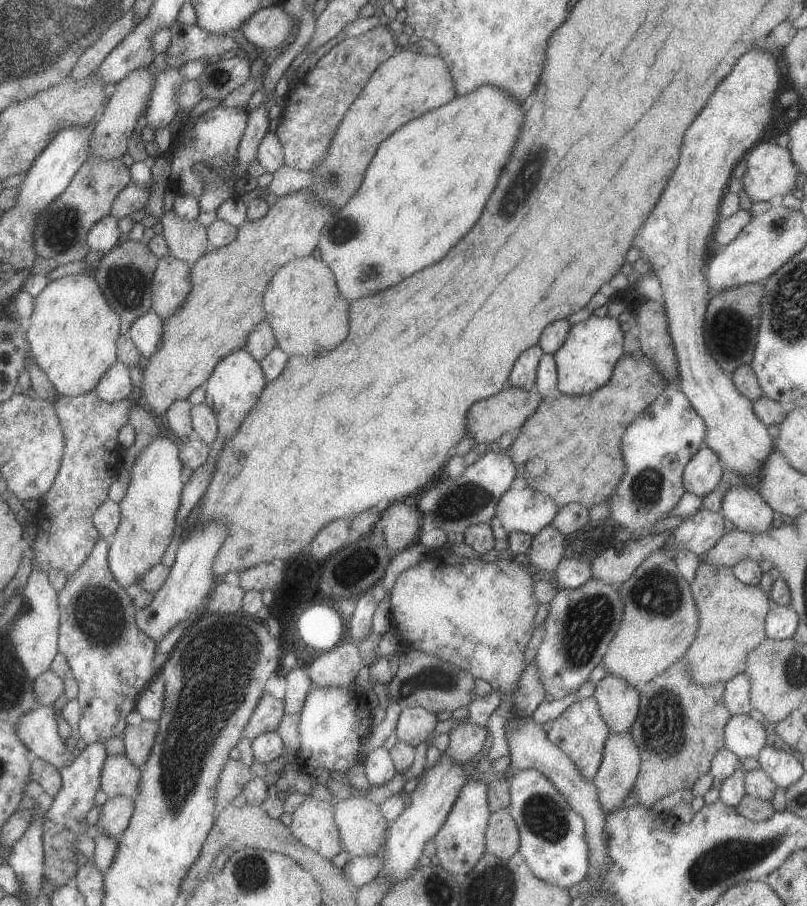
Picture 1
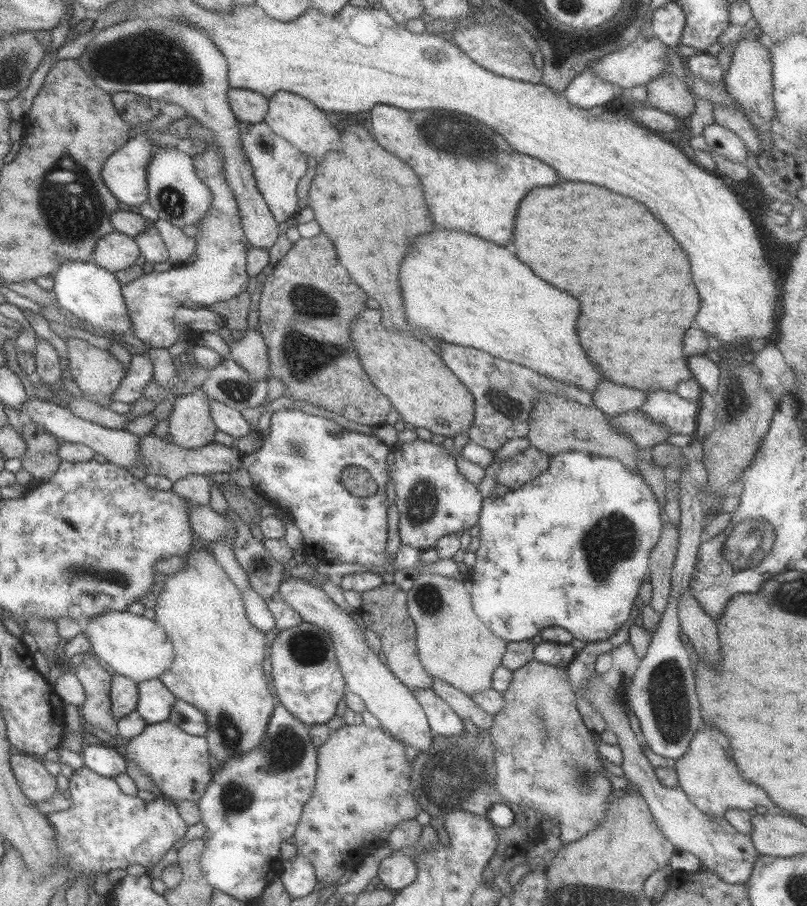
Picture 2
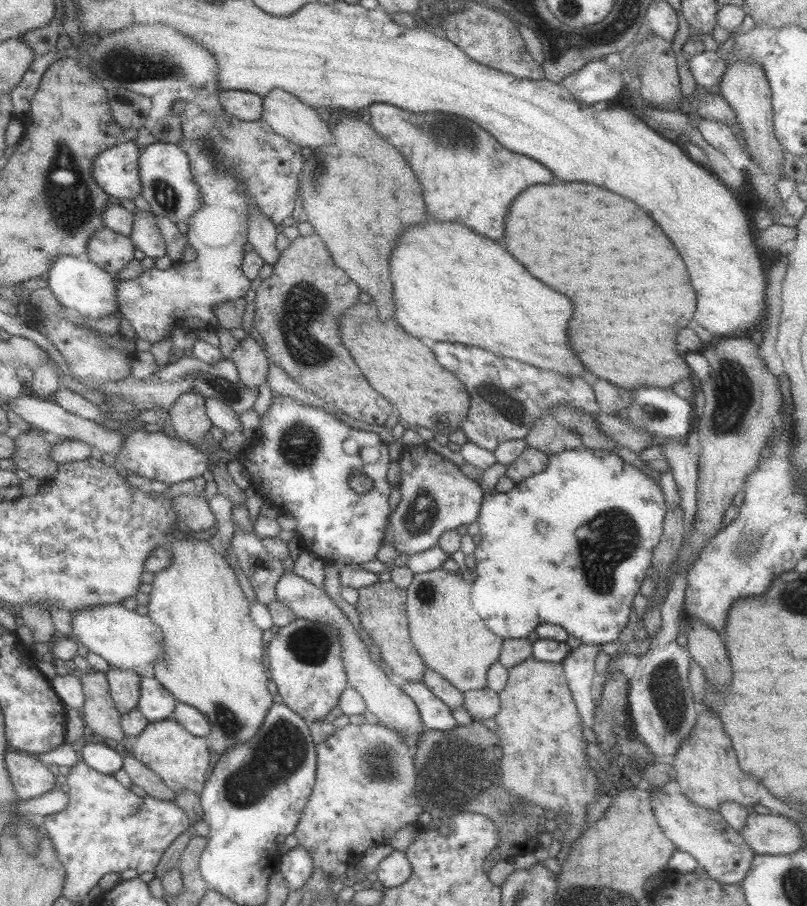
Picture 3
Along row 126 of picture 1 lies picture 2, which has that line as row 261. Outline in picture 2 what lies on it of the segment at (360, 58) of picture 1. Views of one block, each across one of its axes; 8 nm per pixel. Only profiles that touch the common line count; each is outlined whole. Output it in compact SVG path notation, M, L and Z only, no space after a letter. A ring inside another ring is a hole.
M321 232L311 238L301 237L274 265L260 292L258 322L267 344L270 377L278 378L286 385L284 396L310 402L349 421L373 427L387 424L388 414L394 409L391 400L372 384L350 338L351 322L366 308L367 298L366 292L339 263L335 246Z

